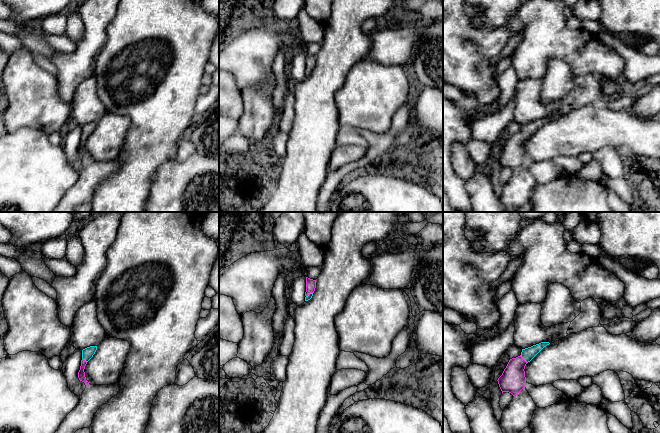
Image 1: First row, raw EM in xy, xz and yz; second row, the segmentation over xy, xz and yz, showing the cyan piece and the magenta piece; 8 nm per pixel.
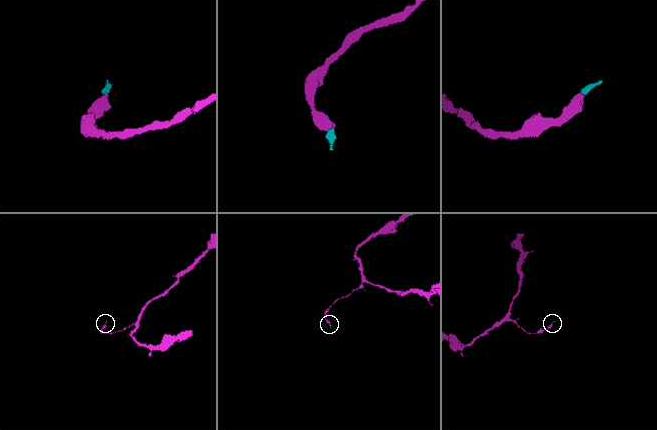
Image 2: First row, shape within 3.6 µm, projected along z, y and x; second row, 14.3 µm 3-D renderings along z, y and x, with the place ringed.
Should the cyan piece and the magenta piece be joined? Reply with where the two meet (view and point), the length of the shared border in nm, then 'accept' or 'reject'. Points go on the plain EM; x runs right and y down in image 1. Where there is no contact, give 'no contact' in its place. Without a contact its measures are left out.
yz (524, 135) | 90 nm | accept

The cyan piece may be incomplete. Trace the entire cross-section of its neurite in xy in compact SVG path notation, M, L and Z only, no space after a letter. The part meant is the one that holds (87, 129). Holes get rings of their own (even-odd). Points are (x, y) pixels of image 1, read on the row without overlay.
M90 122L82 126L82 136L81 136L81 142L80 146L78 148L78 154L80 157L84 158L86 162L90 161L89 158L86 156L85 153L85 142L87 138L93 133L97 126L97 122Z

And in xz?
M306 53L305 77L308 77L312 74L315 64L316 64L316 56Z

